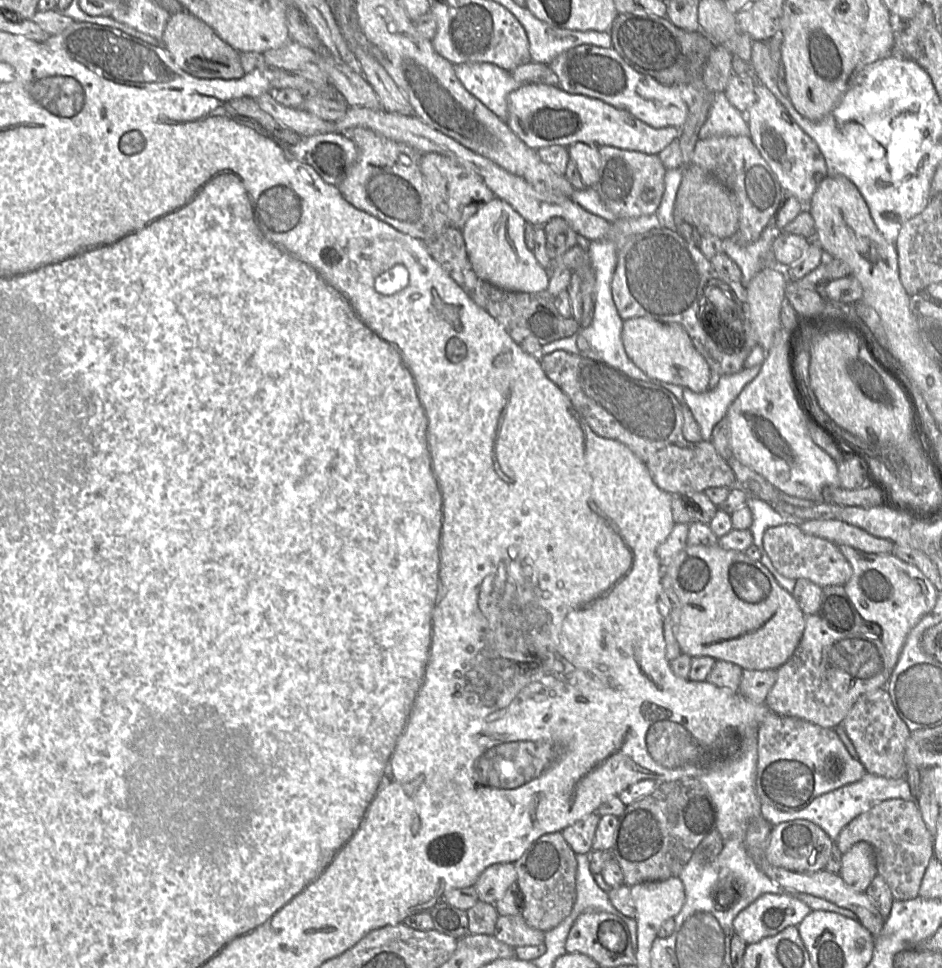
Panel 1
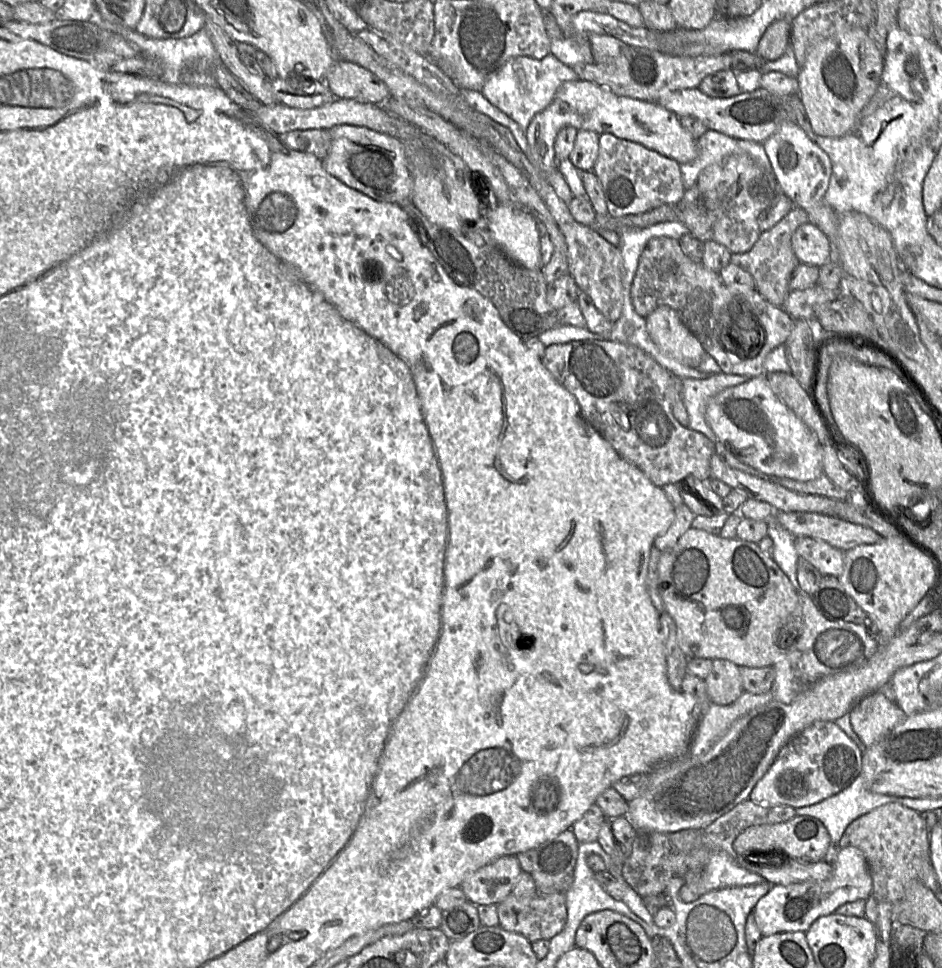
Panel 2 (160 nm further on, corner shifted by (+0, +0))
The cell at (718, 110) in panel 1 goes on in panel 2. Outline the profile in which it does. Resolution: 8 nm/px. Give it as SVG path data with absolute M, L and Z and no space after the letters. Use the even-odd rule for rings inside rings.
M707 130L697 139L697 157L688 163L680 164L683 185L690 189L697 184L700 172L706 167L723 161L733 154L748 155L766 172L772 166L762 143L738 139L714 130Z

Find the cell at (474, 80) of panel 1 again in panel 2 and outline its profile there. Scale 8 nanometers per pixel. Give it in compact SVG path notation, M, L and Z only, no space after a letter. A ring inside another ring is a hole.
M550 53L540 60L520 56L508 60L485 82L481 92L525 131L533 117L552 102L558 88L565 82L575 80L578 80L578 75L574 69Z

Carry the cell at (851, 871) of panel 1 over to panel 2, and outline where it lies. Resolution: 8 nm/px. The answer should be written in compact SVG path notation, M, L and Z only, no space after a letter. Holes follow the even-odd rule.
M856 847L841 848L832 864L832 874L823 882L799 882L789 885L772 885L752 910L762 936L782 932L806 932L819 917L834 913L845 903L867 900L872 893L873 882L866 858Z

